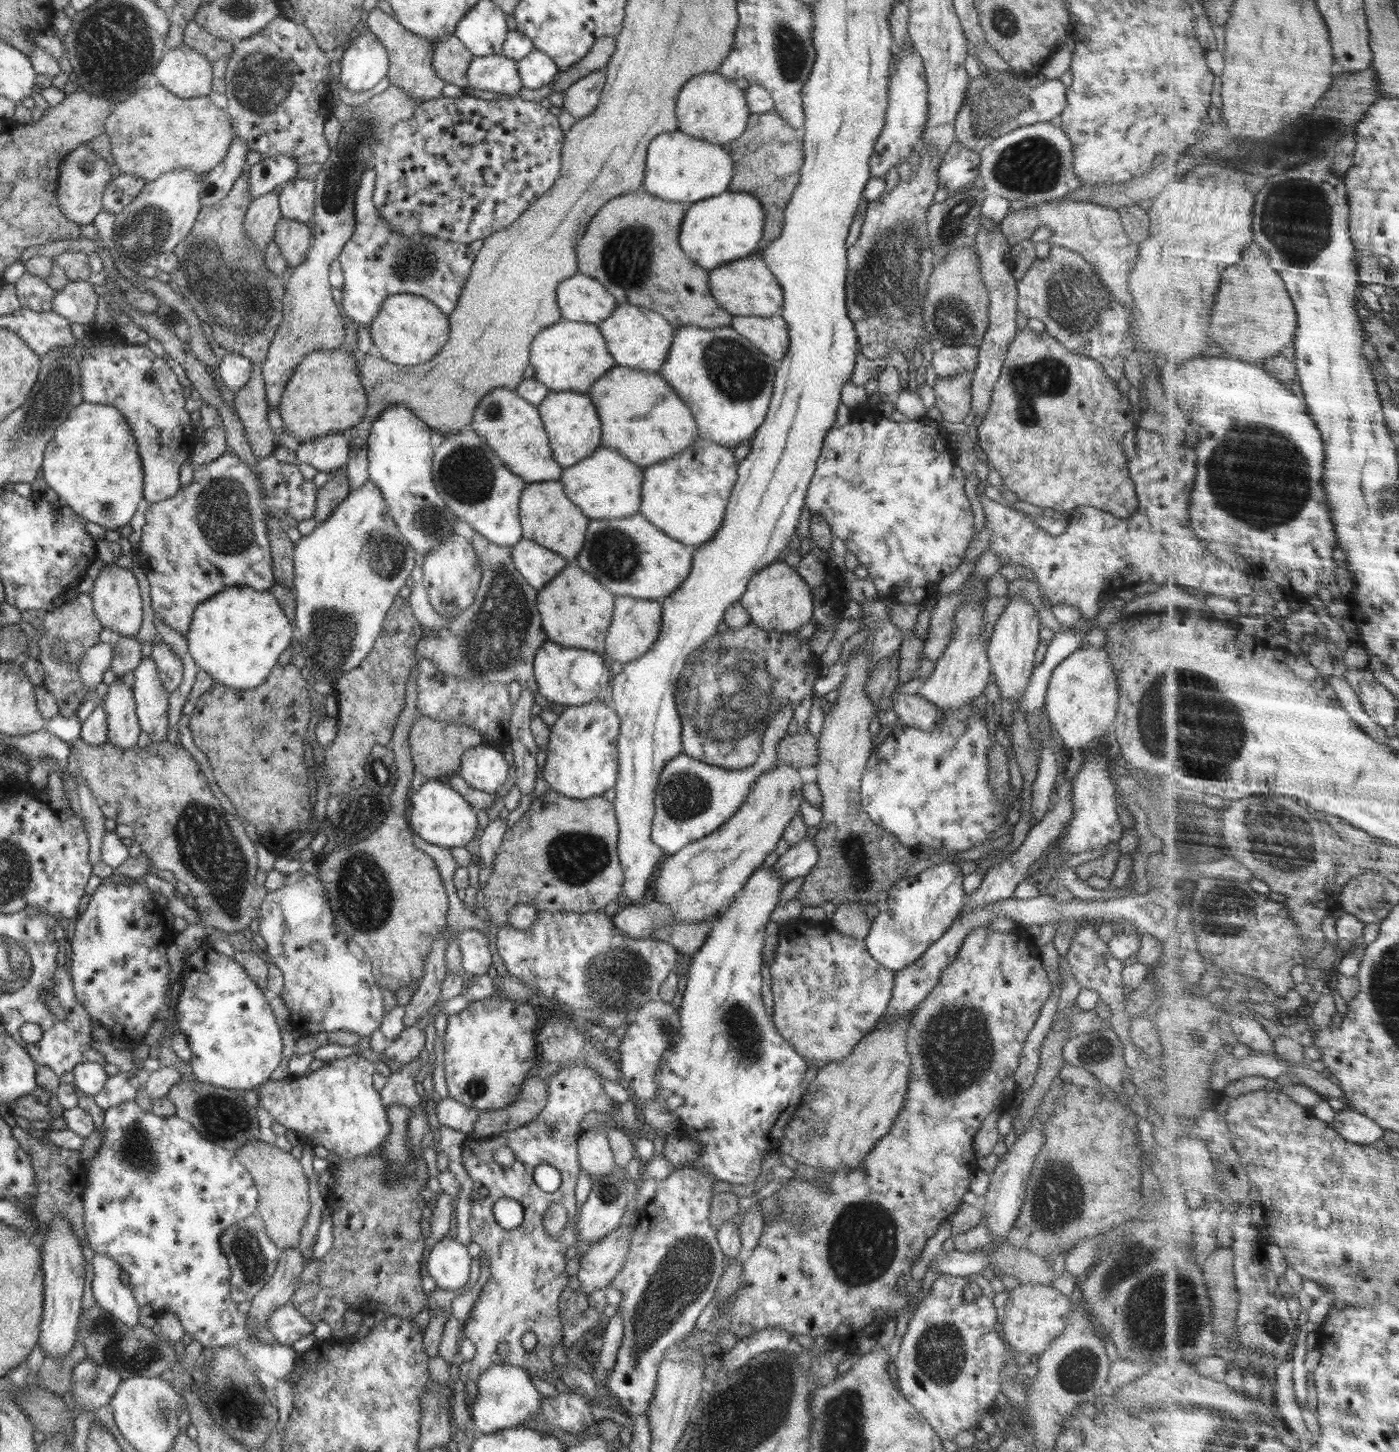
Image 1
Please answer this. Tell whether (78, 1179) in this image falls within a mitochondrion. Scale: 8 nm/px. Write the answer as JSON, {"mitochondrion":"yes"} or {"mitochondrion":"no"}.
{"mitochondrion":"no"}

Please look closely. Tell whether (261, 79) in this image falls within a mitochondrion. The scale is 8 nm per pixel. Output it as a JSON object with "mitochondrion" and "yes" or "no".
{"mitochondrion":"yes"}

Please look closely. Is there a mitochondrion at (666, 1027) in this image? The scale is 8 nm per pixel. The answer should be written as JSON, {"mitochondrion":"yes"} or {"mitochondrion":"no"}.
{"mitochondrion":"yes"}

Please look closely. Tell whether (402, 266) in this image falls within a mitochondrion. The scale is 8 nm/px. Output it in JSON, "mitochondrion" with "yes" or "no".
{"mitochondrion":"yes"}

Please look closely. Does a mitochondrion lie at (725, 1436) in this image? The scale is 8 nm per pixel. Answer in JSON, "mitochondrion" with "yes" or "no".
{"mitochondrion":"yes"}

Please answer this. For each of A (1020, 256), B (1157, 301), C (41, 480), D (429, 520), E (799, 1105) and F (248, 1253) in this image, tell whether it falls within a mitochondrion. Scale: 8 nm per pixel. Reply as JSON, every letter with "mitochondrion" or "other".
{"A":"other","B":"other","C":"other","D":"mitochondrion","E":"other","F":"mitochondrion"}

